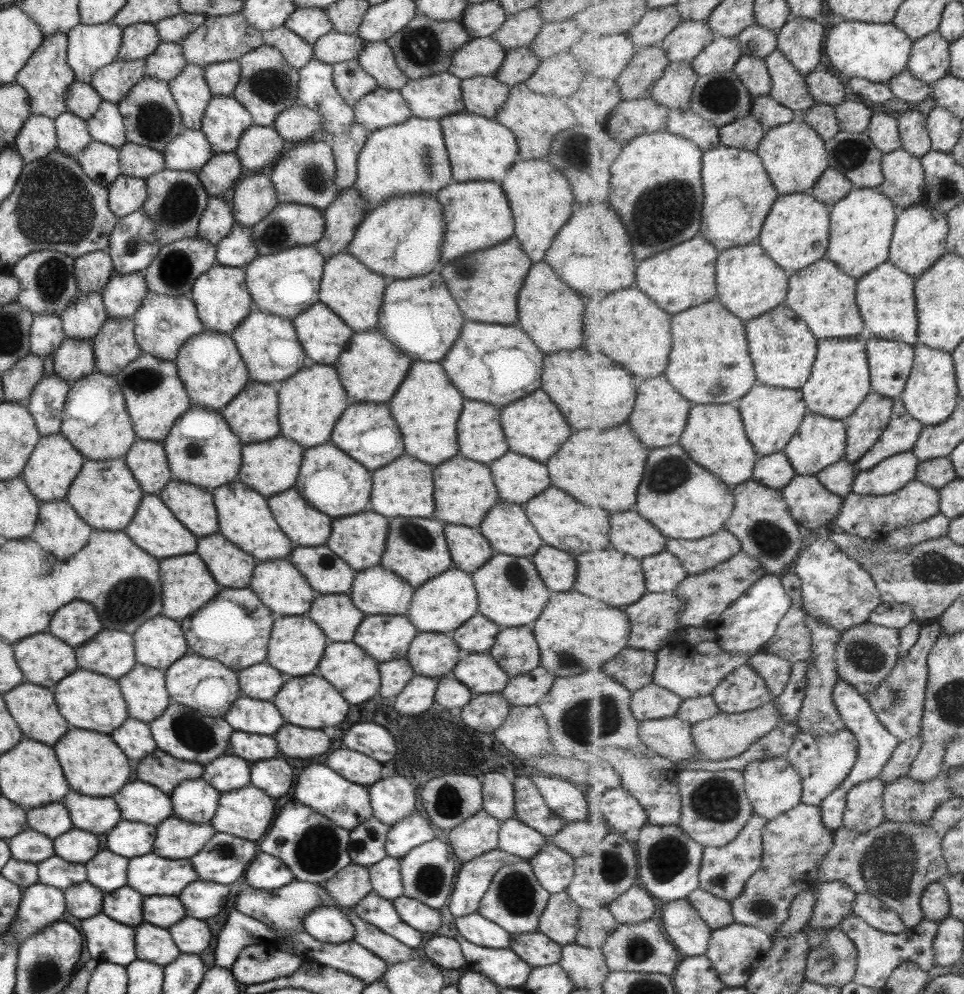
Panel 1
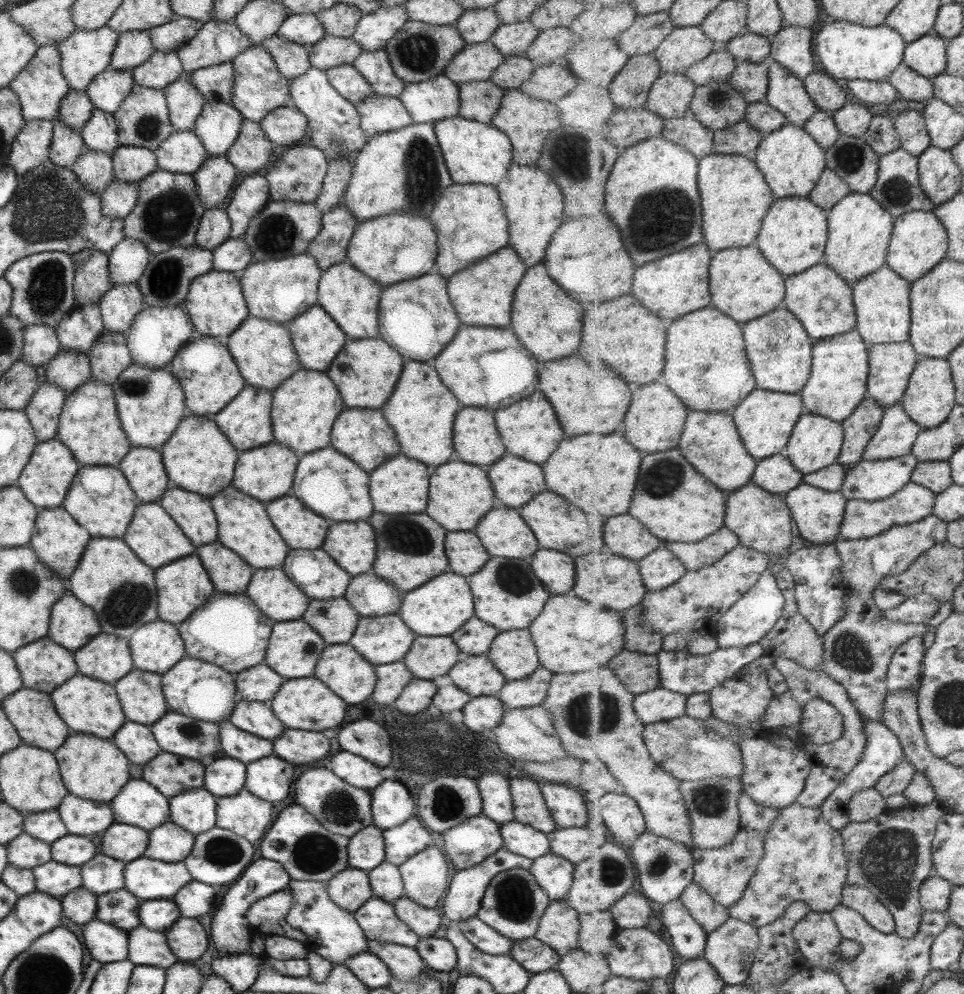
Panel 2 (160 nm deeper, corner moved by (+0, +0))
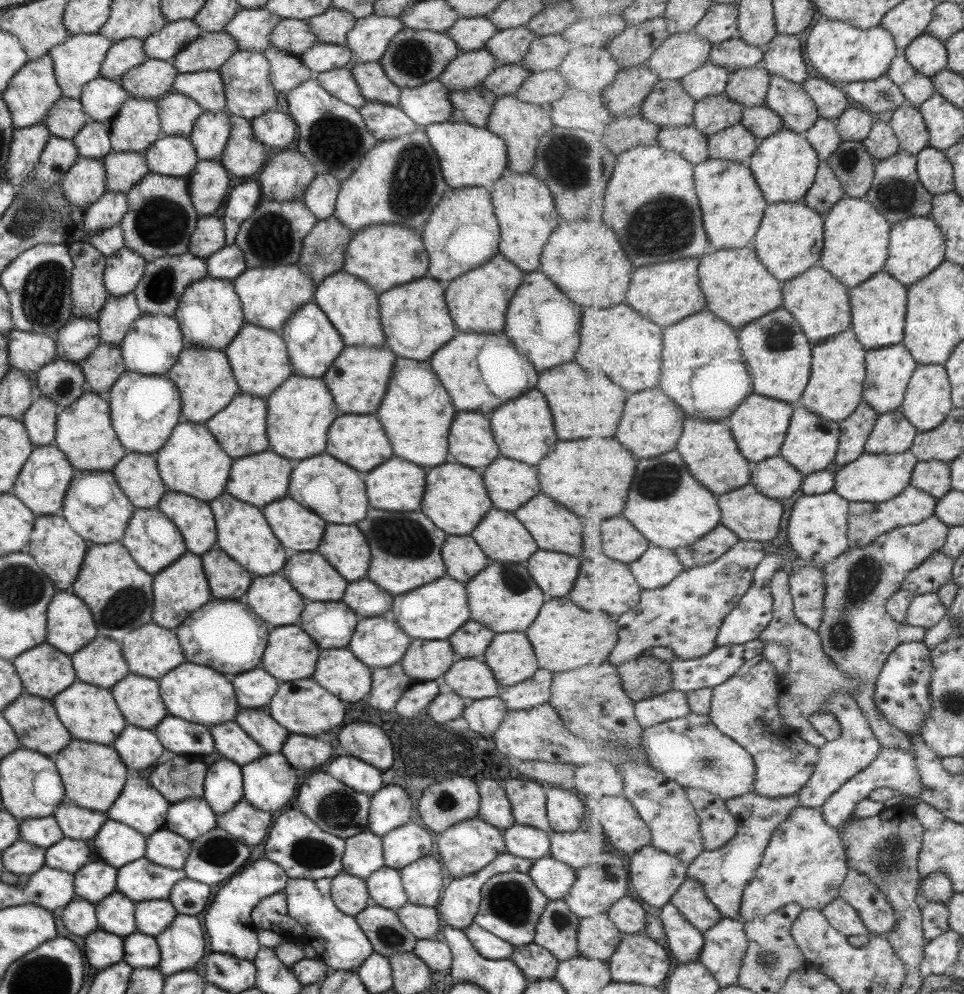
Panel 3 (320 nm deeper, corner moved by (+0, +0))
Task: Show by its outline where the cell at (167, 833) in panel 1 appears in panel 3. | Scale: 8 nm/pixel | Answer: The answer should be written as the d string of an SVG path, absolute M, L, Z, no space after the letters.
M161 828L146 836L144 858L163 868L182 870L189 857L190 842L182 836Z

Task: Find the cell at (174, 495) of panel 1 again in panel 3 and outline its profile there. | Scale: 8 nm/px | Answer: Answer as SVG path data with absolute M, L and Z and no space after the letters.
M167 490L156 508L177 527L186 551L197 556L215 547L215 526L208 503Z

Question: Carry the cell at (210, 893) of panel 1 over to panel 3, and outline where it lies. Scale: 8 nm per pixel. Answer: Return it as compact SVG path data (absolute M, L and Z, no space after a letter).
M183 877L171 887L168 901L176 910L177 915L195 916L205 908L209 896L211 896L209 885Z

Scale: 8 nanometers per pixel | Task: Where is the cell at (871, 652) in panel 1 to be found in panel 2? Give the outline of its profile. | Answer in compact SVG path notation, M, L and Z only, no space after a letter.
M935 515L919 522L890 528L868 539L847 540L838 538L834 545L844 561L845 585L849 586L847 616L824 636L824 663L821 667L831 678L840 682L852 698L857 710L871 721L883 722L881 713L888 697L888 672L892 657L907 640L925 636L932 628L926 624L903 624L887 620L884 611L877 608L873 595L887 576L897 576L930 548L948 540L948 521Z

